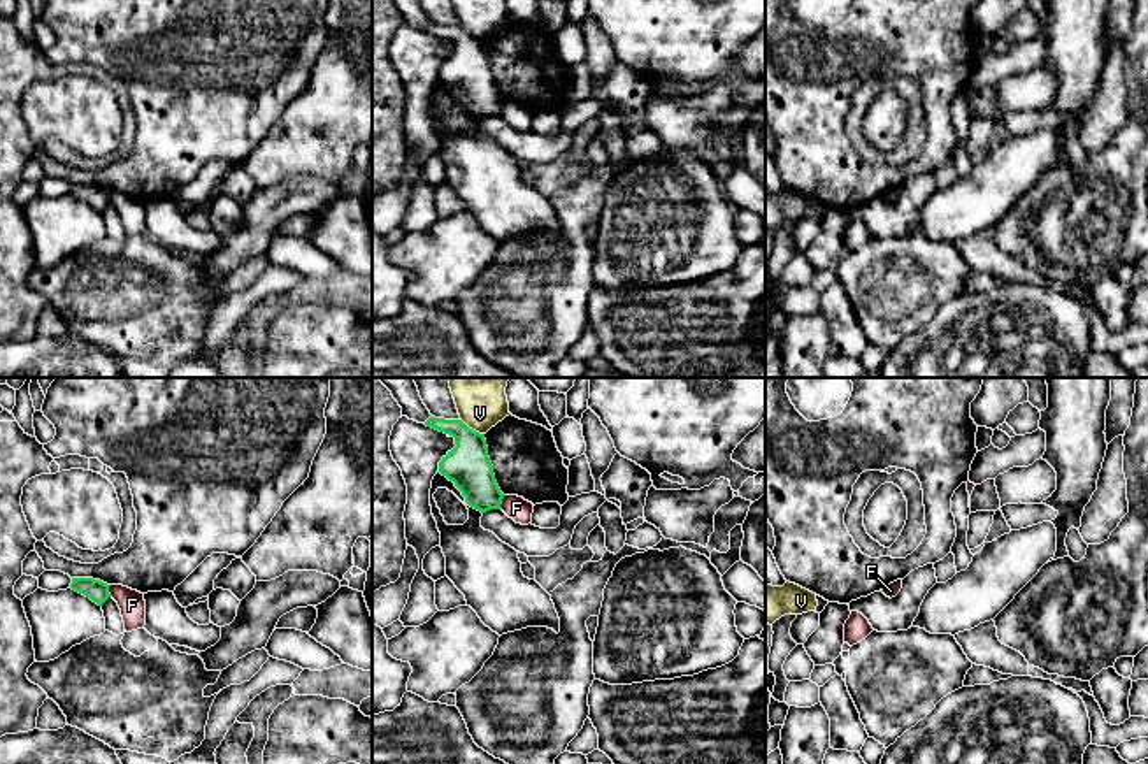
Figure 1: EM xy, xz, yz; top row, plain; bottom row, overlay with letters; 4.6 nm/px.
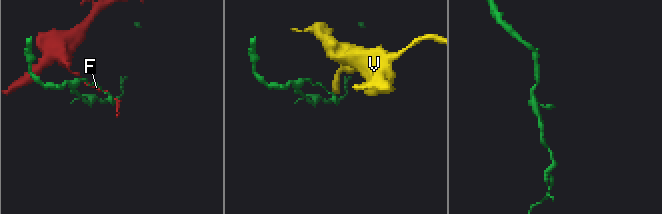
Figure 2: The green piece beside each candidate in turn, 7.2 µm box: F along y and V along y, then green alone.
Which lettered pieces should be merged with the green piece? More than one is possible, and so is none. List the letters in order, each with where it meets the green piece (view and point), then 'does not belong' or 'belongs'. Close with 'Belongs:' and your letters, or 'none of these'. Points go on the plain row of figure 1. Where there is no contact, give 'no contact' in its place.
F: contact xz (501, 109); does not belong
V: contact xz (471, 36); does not belong
Belongs: none of these

